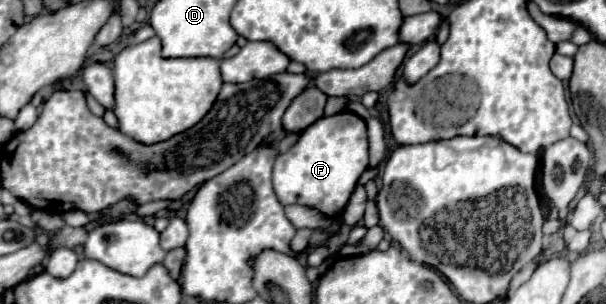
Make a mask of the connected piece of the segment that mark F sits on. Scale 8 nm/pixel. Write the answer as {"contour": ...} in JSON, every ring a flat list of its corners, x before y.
{"contour":[[353,112,319,118,301,132,301,138,273,166,273,188,283,206,303,204,335,218,343,212,359,176,369,166,369,140,365,120]]}

